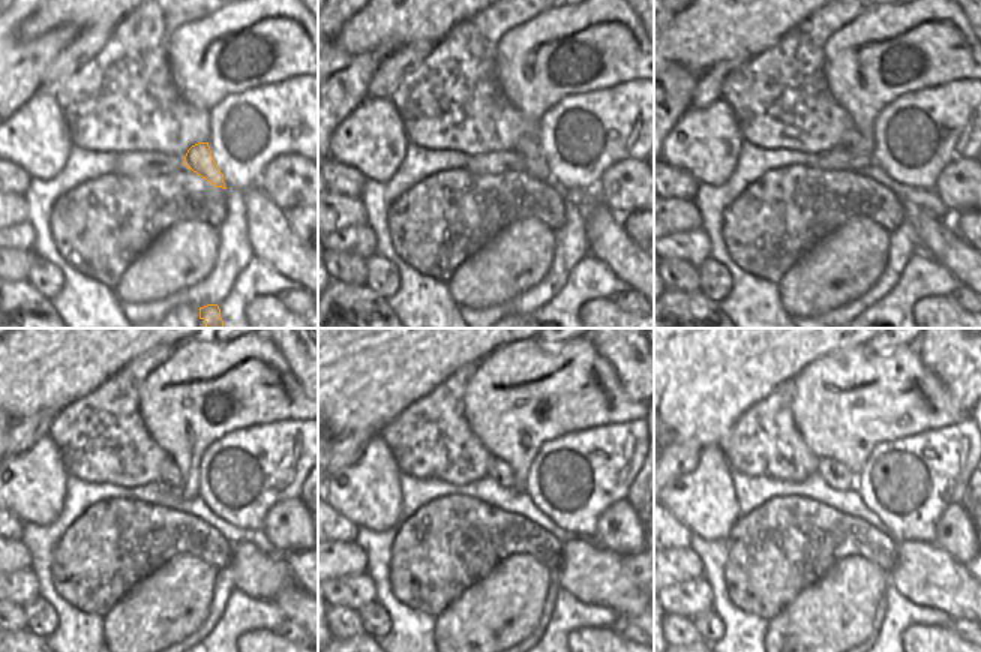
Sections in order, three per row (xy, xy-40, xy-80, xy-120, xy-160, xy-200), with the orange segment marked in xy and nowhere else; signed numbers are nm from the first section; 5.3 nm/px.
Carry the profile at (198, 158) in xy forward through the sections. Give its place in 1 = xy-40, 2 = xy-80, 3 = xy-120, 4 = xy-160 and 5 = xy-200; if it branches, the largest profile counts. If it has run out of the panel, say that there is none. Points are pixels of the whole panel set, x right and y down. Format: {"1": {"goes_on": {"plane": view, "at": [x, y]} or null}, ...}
{"1": {"goes_on": {"plane": "xy-40", "at": [528, 147]}}, "2": {"goes_on": {"plane": "xy-80", "at": [851, 141]}}, "3": {"goes_on": {"plane": "xy-120", "at": [170, 474]}}, "4": {"goes_on": {"plane": "xy-160", "at": [500, 471]}}, "5": {"goes_on": {"plane": "xy-200", "at": [836, 474]}}}

